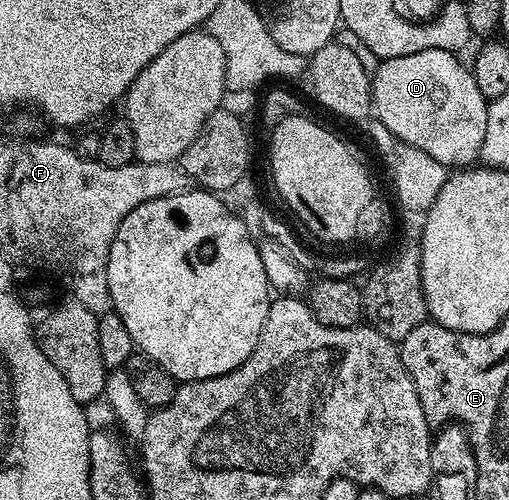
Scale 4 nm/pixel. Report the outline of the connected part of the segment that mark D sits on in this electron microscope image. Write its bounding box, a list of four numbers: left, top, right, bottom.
[371,50,488,170]

